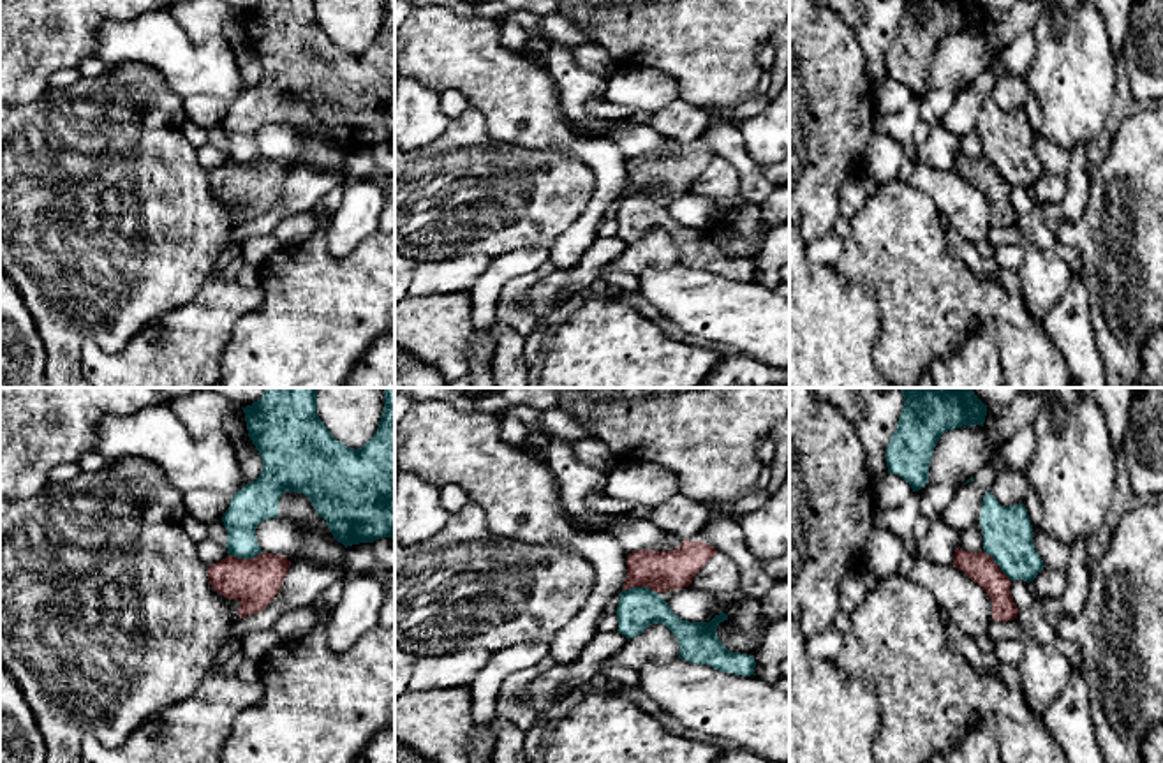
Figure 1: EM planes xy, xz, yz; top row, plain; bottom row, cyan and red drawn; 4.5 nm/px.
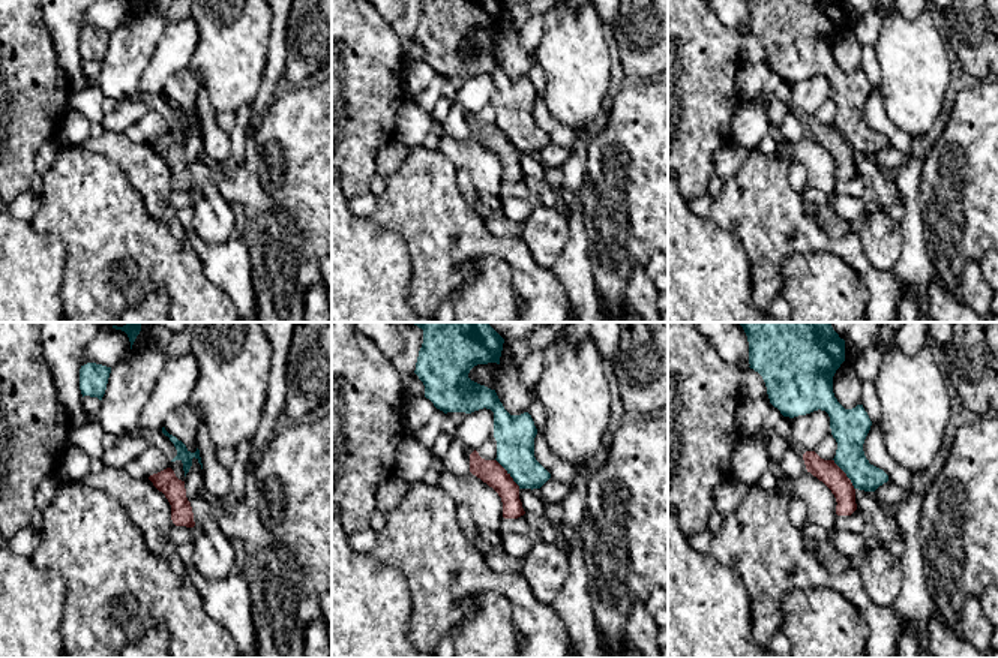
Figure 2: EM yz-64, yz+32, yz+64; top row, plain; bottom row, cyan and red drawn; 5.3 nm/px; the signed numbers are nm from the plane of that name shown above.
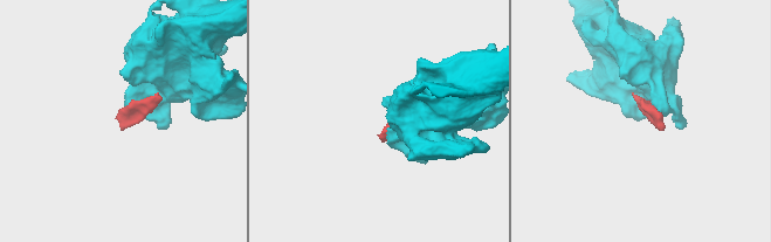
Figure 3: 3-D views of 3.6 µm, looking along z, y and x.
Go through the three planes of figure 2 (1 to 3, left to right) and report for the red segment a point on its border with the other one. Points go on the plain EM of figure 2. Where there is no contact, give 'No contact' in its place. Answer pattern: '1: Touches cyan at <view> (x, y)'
1: No contact
2: Touches cyan at yz+32 (508, 137)
3: Touches cyan at yz+64 (845, 137)

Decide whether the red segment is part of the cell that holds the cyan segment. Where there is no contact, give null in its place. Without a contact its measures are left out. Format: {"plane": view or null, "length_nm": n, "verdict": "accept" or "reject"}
{"plane": "xz", "length_nm": 170, "verdict": "reject"}

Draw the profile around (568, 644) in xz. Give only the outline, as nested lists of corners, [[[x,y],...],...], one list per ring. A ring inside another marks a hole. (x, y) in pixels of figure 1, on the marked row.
[[[430,398],[416,402],[395,425],[398,446],[398,472],[416,472],[423,481],[442,490],[460,486],[486,515],[488,527],[502,537],[530,544],[559,544],[583,559],[596,569],[596,589],[589,603],[550,641],[544,666],[571,664],[599,631],[604,603],[622,592],[627,578],[627,555],[622,544],[601,532],[573,522],[562,502],[559,481],[546,463],[529,455],[522,446],[507,446],[500,439],[500,418],[495,414],[458,411],[453,405]]]

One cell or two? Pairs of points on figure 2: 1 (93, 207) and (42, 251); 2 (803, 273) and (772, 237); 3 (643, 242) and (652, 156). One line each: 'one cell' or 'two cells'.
1: two cells
2: two cells
3: one cell

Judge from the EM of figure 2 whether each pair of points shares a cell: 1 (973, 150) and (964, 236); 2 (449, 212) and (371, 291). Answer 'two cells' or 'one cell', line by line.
1: one cell
2: two cells

